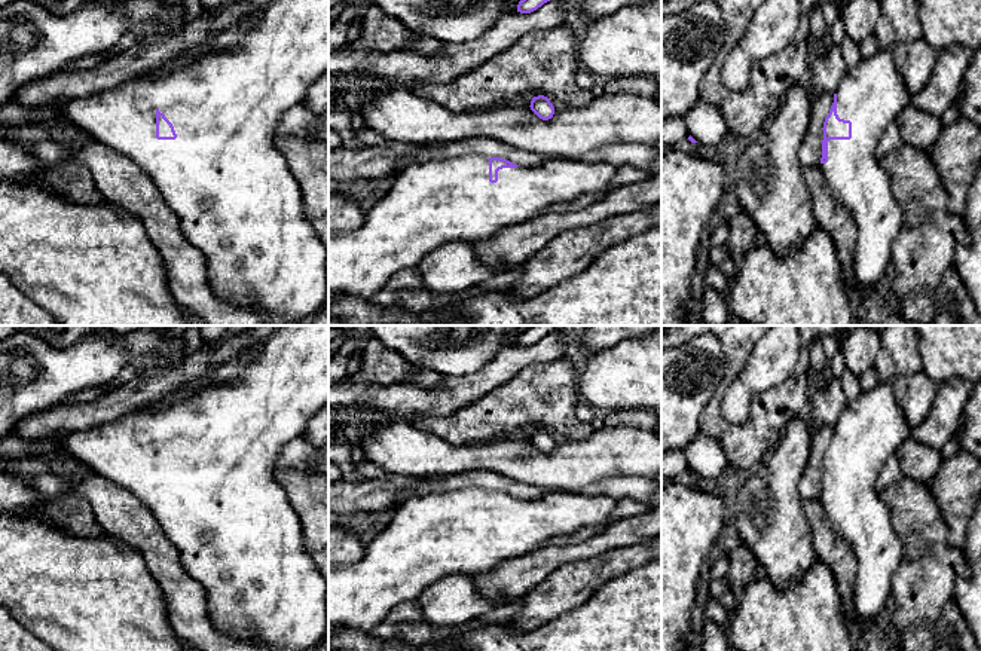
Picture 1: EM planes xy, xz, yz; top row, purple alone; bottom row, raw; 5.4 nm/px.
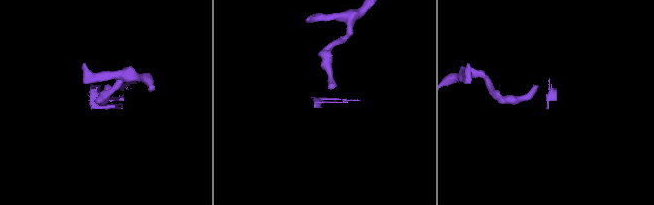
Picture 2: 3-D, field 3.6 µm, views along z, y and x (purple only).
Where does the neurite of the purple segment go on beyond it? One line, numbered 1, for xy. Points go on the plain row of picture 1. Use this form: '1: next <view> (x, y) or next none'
1: next xy (223, 509)

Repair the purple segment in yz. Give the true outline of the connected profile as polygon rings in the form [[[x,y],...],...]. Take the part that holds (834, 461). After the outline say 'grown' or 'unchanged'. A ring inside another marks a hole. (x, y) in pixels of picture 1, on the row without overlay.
[[[890,382],[862,391],[856,398],[847,401],[835,427],[831,443],[823,455],[820,502],[828,513],[834,529],[844,538],[856,557],[855,578],[855,611],[865,623],[875,621],[887,614],[887,602],[892,595],[892,578],[902,559],[902,541],[893,529],[889,505],[880,498],[875,482],[886,461],[896,455],[899,447],[911,437],[907,416],[896,400],[895,388]]] | grown

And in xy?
[[[279,326],[263,343],[260,355],[233,382],[210,385],[186,400],[158,413],[143,409],[126,412],[119,419],[86,431],[73,431],[61,438],[61,447],[74,462],[134,493],[155,516],[164,535],[177,547],[187,575],[204,589],[211,623],[223,635],[236,641],[263,644],[268,651],[311,651],[328,627],[327,581],[308,554],[300,517],[276,479],[276,458],[293,438],[303,435],[309,419],[328,403],[328,326]]] | grown

